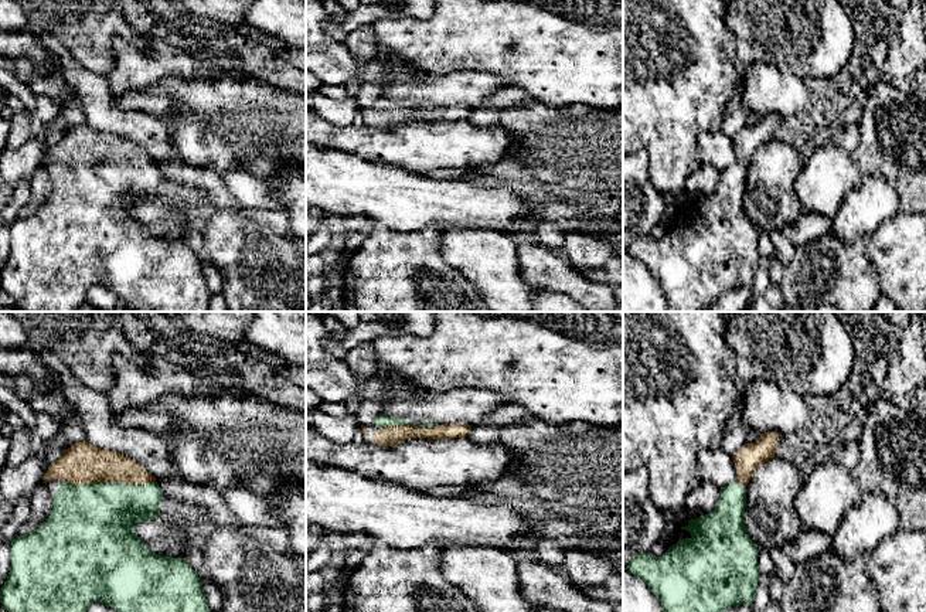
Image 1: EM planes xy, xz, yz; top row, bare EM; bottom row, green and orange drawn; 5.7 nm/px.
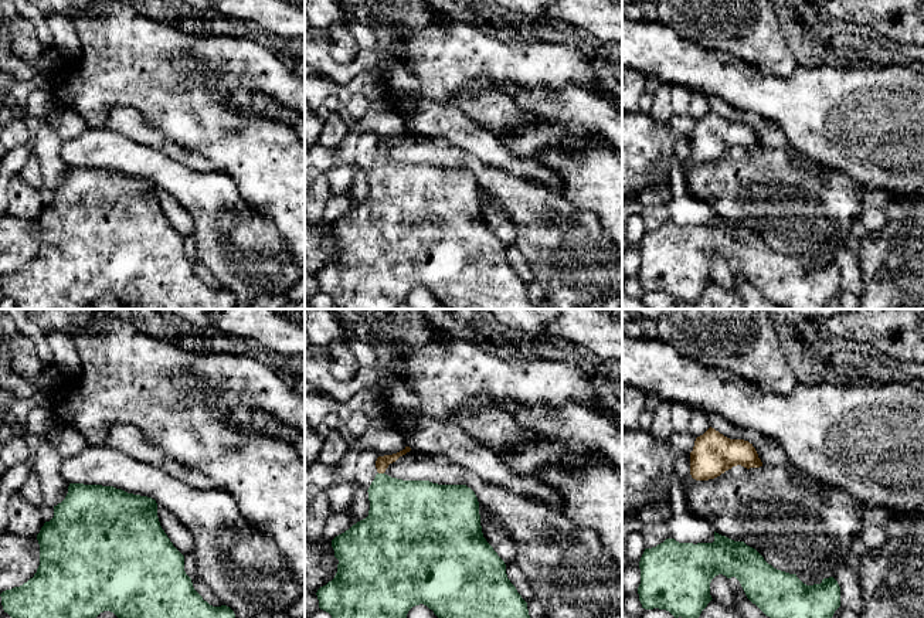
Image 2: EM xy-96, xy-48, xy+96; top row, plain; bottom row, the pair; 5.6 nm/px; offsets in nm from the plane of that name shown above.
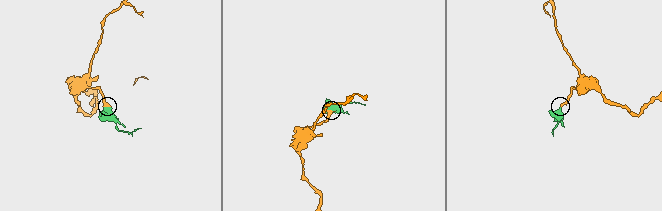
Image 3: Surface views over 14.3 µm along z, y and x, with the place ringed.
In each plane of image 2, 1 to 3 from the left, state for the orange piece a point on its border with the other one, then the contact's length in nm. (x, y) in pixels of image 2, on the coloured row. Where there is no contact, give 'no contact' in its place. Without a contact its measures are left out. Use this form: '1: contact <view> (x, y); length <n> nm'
1: no contact
2: contact xy-48 (381, 474); length 30 nm
3: no contact

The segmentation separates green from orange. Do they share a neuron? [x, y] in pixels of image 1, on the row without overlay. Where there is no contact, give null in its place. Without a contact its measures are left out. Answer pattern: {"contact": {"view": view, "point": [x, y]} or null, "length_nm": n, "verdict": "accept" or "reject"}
{"contact": {"view": "xy", "point": [109, 163]}, "length_nm": 500, "verdict": "accept"}

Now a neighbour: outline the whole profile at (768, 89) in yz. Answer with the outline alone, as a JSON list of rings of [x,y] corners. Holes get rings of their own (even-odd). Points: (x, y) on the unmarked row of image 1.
[[[755,62],[742,75],[743,106],[759,116],[789,118],[801,112],[808,101],[803,79],[769,62]]]

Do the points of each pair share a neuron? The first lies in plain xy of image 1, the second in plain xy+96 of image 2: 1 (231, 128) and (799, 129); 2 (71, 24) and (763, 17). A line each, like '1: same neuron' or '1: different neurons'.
1: same neuron
2: same neuron

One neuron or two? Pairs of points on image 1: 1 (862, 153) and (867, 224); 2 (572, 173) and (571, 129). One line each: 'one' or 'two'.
1: two
2: one

